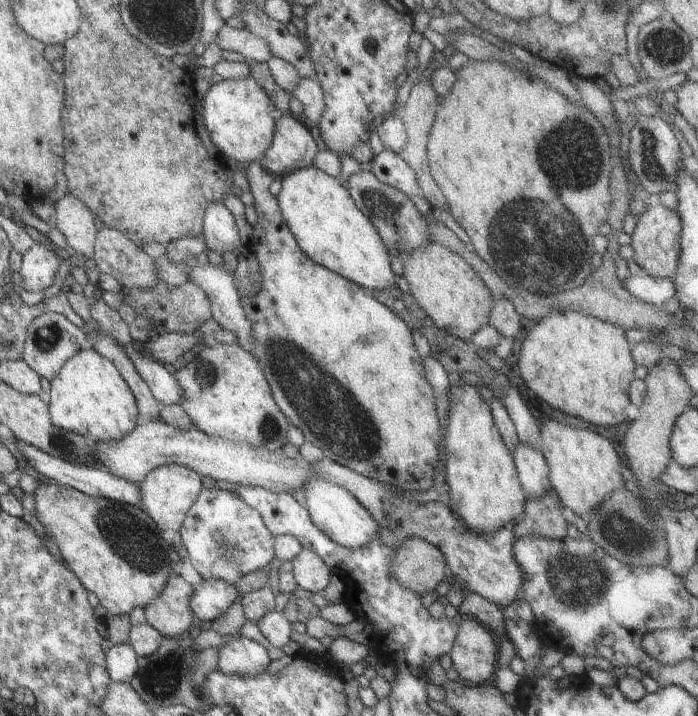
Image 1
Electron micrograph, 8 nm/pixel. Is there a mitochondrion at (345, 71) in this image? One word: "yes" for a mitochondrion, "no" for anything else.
no

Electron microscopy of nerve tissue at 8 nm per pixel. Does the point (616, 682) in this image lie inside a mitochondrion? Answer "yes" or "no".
no

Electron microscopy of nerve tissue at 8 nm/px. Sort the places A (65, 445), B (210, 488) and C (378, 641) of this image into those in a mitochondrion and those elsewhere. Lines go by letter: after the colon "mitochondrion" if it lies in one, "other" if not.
A: mitochondrion
B: other
C: other

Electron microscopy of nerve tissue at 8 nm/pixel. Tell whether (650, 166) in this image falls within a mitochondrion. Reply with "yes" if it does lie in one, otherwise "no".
yes

